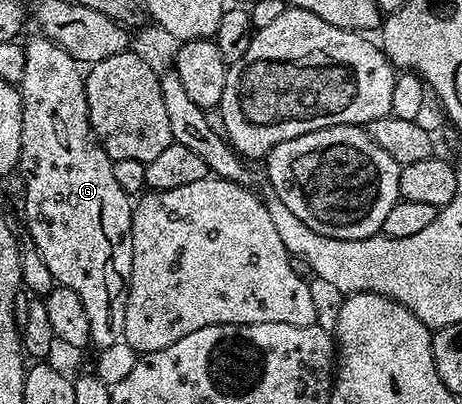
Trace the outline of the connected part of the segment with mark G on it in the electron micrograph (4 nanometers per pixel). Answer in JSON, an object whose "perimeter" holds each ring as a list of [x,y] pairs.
{"perimeter":[[[35,34],[29,40],[23,41],[24,53],[26,54],[26,71],[22,82],[18,85],[22,98],[22,150],[18,165],[19,175],[24,175],[24,220],[28,223],[28,232],[32,235],[31,247],[45,260],[50,274],[55,283],[61,288],[74,290],[78,298],[82,298],[82,306],[86,306],[86,315],[90,318],[90,338],[97,349],[103,350],[121,343],[124,335],[124,323],[126,322],[126,298],[128,297],[128,279],[132,269],[132,209],[133,201],[118,186],[114,179],[112,159],[104,152],[95,132],[92,131],[88,103],[86,102],[86,90],[84,89],[85,73],[81,65],[62,46],[58,46],[52,40],[47,40],[42,34]]]}

